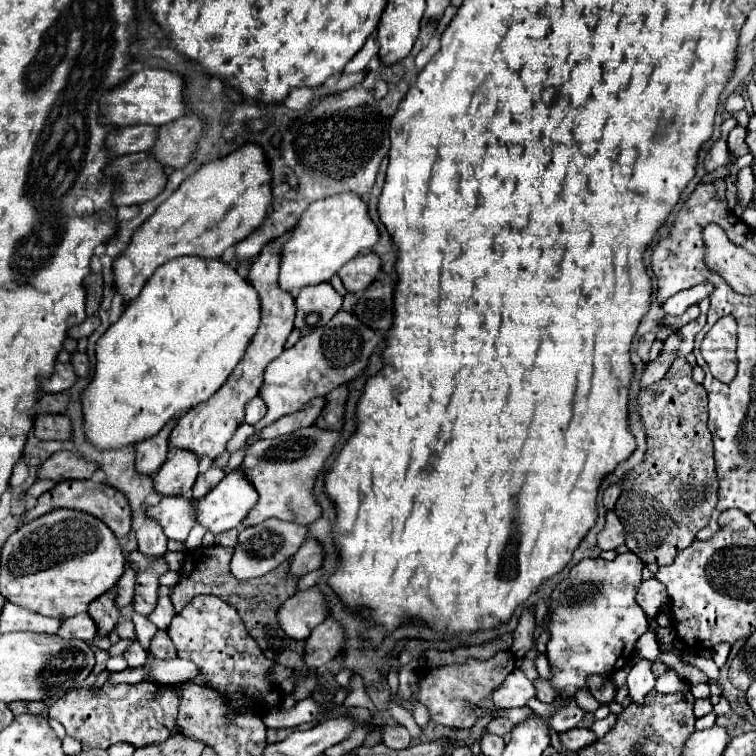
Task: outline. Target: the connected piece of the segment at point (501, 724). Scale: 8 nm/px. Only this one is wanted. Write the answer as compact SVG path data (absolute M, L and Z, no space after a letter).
M494 718L494 720L490 720L486 730L492 732L492 734L498 734L498 736L504 736L508 730L512 730L512 726L514 724L508 718Z

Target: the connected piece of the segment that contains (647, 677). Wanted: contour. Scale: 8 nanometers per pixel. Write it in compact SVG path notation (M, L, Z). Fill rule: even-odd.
M636 660L628 674L628 694L632 696L632 702L644 702L644 696L654 688L656 676L652 674L652 662L650 660Z

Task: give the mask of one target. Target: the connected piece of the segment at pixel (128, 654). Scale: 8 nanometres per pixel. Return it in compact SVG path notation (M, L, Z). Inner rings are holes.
M134 642L132 646L126 648L124 658L128 660L128 666L142 666L148 660L148 652L140 646L140 642Z

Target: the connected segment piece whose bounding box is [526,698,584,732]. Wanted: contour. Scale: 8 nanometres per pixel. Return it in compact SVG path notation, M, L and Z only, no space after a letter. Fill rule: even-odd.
M532 698L528 704L526 704L532 712L536 714L542 714L542 716L550 716L550 726L556 730L556 732L566 732L570 728L576 728L584 710L576 706L574 700L570 702L554 702L554 704L544 704L540 702L538 698Z

